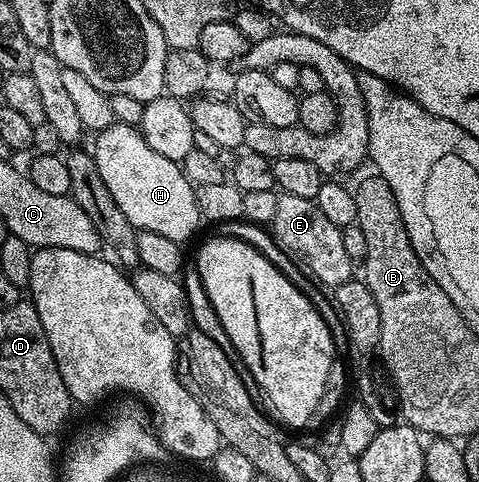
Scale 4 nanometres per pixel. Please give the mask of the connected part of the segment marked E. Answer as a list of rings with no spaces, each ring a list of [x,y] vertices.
[[[279,194],[277,212],[269,224],[269,231],[283,250],[288,250],[323,286],[334,288],[352,281],[353,261],[345,252],[341,227],[332,222],[317,208],[314,198]]]

